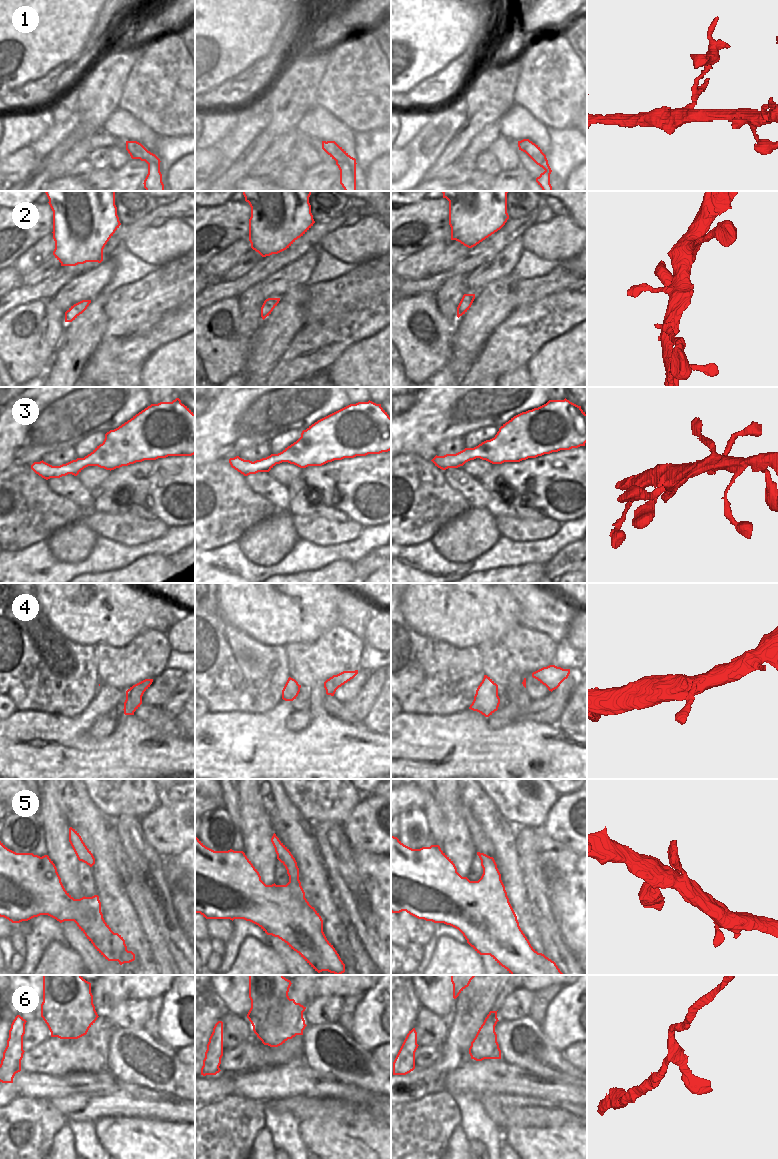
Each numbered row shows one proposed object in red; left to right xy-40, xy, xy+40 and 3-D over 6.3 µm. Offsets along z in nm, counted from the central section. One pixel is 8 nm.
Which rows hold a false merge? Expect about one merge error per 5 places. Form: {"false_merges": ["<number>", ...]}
{"false_merges": ["1"]}

